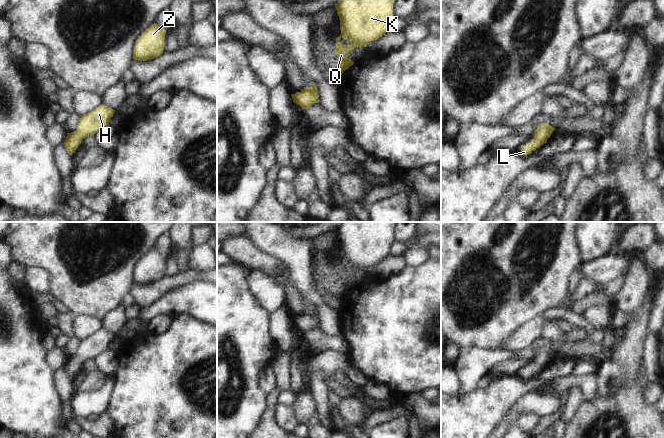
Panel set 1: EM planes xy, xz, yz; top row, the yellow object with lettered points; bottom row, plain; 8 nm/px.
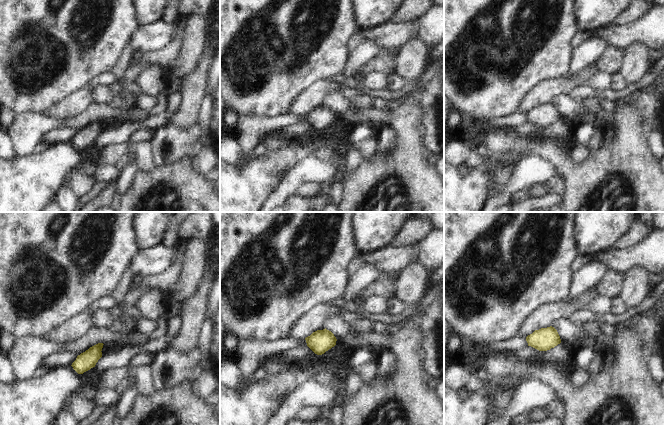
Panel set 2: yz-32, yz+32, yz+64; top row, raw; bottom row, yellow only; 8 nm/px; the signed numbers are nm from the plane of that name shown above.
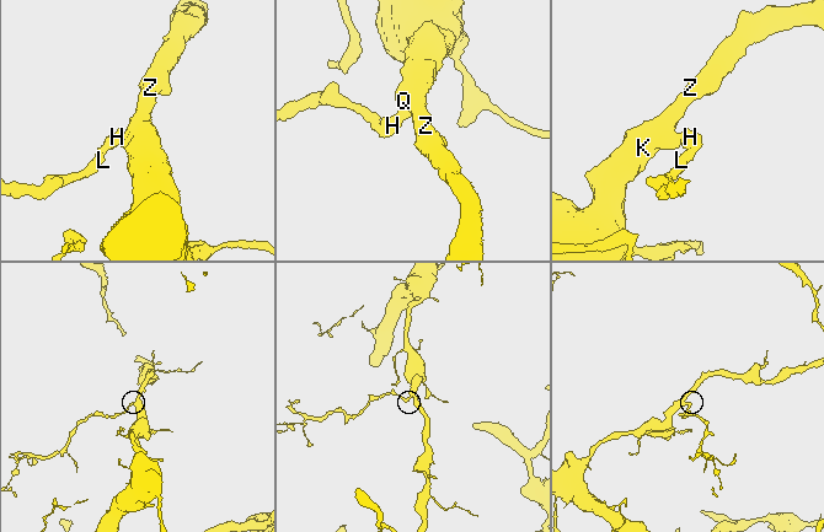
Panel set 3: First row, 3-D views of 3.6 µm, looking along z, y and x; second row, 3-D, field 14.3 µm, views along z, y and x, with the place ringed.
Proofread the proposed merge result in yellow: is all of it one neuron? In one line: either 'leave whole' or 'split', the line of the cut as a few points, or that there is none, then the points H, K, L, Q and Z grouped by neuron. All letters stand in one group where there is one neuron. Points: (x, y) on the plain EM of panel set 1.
leave whole; no cut; H K L Q Z

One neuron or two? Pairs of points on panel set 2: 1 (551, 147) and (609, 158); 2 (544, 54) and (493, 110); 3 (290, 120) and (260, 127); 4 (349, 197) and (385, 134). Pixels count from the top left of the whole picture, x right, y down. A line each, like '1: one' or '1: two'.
1: one
2: one
3: one
4: two

